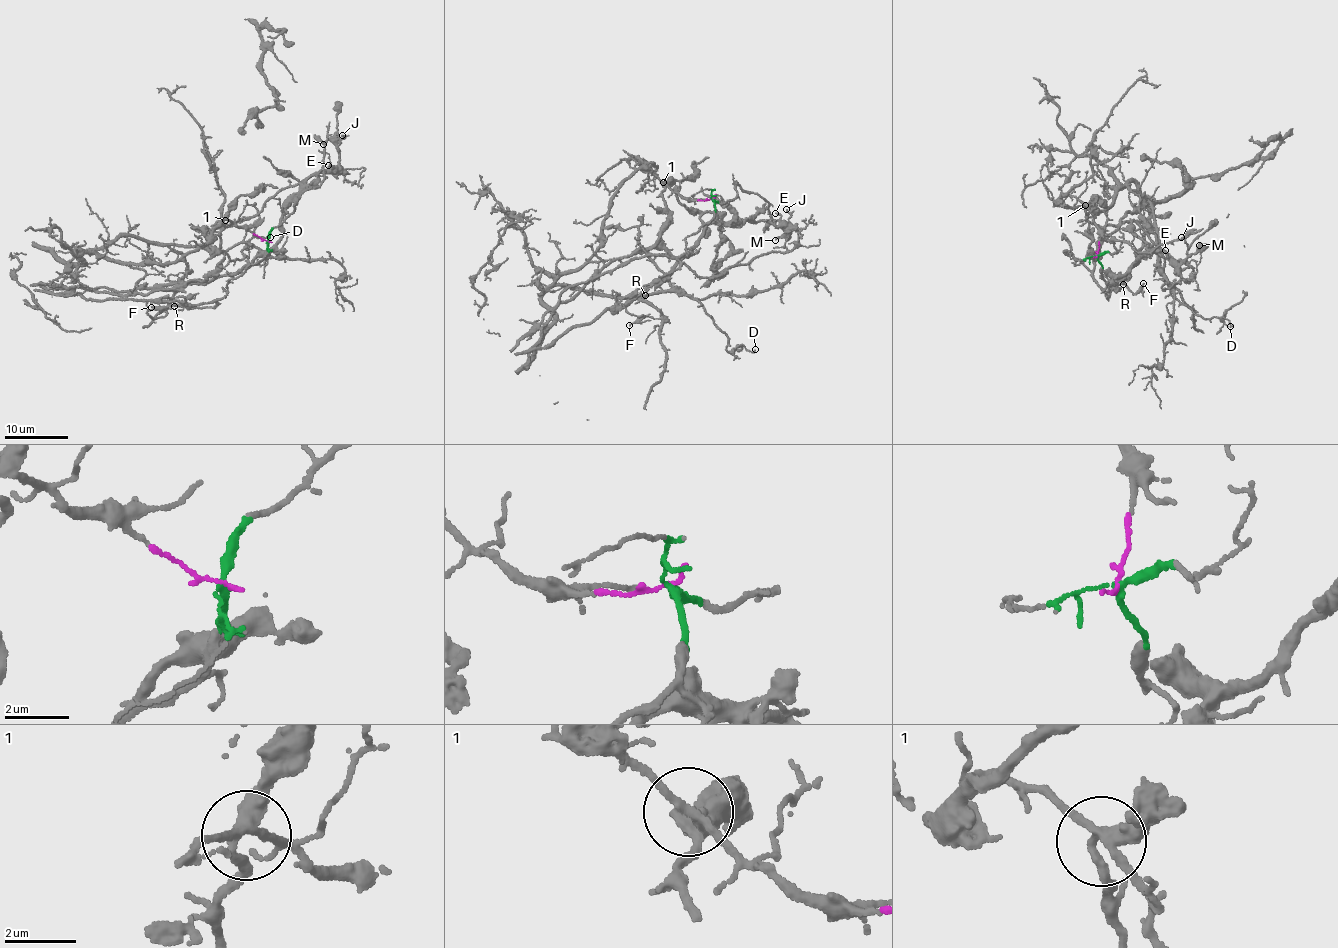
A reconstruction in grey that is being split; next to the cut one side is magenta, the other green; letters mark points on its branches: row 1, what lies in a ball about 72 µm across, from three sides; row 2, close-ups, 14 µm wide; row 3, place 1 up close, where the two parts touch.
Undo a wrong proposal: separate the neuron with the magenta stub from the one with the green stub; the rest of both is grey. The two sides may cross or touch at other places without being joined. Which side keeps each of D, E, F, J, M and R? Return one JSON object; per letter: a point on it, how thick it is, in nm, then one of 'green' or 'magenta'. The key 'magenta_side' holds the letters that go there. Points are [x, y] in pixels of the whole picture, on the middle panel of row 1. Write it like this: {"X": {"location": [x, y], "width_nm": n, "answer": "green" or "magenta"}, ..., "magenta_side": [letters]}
{"D": {"location": [755, 349], "width_nm": 140, "answer": "magenta"}, "E": {"location": [775, 213], "width_nm": 100, "answer": "green"}, "F": {"location": [629, 325], "width_nm": 110, "answer": "green"}, "J": {"location": [786, 209], "width_nm": 120, "answer": "green"}, "M": {"location": [775, 240], "width_nm": 170, "answer": "green"}, "R": {"location": [645, 295], "width_nm": 90, "answer": "green"}, "magenta_side": ["D"]}

